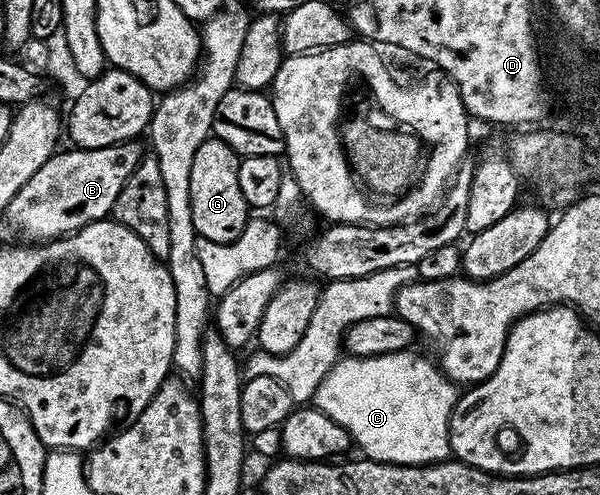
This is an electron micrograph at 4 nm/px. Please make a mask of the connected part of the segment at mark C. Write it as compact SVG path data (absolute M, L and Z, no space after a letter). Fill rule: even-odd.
M413 350L403 352L392 352L391 354L379 354L378 356L351 356L346 355L344 358L338 359L335 367L323 378L323 382L319 382L317 392L312 398L312 403L323 414L327 414L327 418L331 418L335 422L339 422L339 426L343 426L349 432L349 439L354 445L357 444L362 448L364 455L371 460L379 460L382 464L435 464L438 460L450 459L449 450L449 415L451 410L457 404L459 388L456 388L454 381L446 376L444 371L436 363L433 364L425 356L416 356Z

